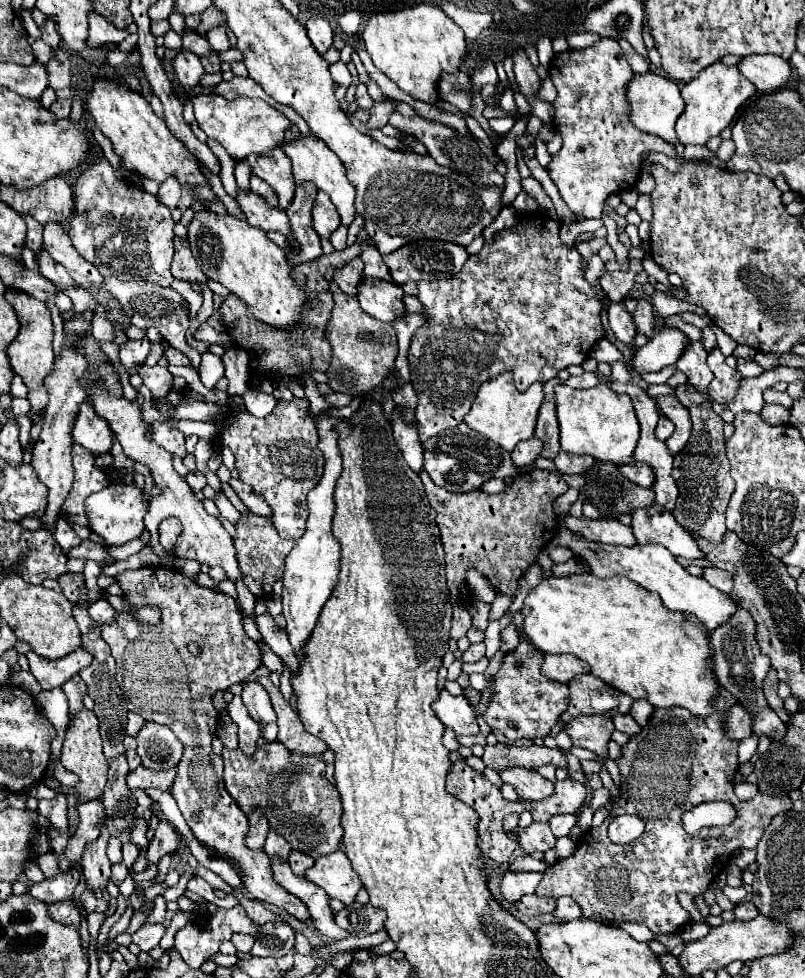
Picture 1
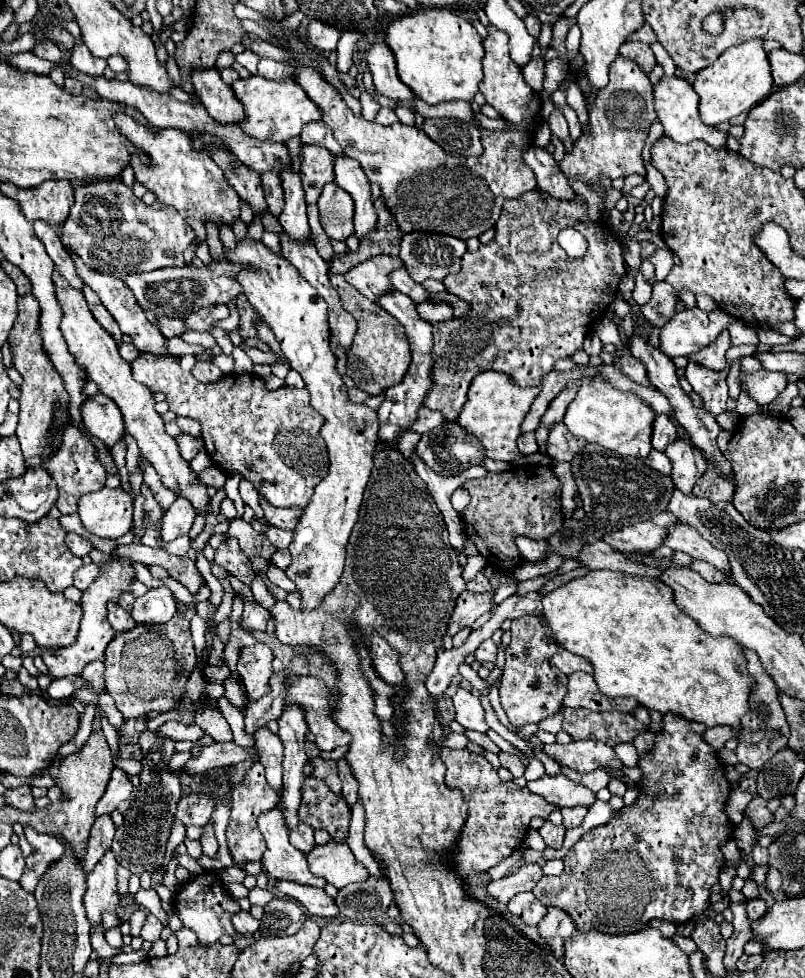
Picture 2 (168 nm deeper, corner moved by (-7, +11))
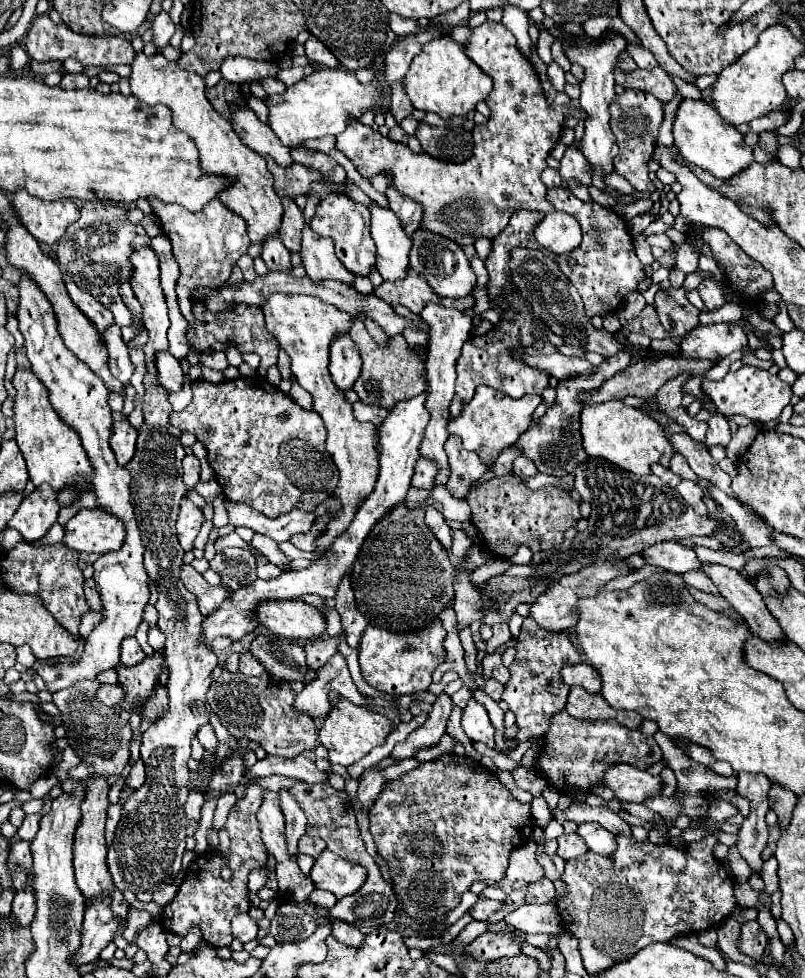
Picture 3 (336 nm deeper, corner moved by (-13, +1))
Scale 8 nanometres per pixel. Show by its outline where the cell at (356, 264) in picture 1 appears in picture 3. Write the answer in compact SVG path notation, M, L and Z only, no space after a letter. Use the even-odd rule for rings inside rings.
M408 269L404 279L398 279L394 283L384 281L380 287L376 287L372 291L372 295L386 301L388 305L404 305L412 313L420 313L422 305L426 305L428 301L438 303L438 299L440 299L434 291L430 291L428 283L412 269Z

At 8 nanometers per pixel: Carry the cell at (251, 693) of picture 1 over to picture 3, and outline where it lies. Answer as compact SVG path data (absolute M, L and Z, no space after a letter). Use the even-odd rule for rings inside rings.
M246 651L246 653L240 655L240 671L242 671L244 675L260 677L260 675L266 673L266 667L264 667L264 665L254 657L254 655L250 655L250 653Z

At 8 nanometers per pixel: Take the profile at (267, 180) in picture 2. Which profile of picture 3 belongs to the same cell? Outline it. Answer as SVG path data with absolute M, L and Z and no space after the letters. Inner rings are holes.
M282 197L284 215L280 223L280 237L290 253L298 253L300 239L302 239L302 227L304 227L304 215L290 197Z

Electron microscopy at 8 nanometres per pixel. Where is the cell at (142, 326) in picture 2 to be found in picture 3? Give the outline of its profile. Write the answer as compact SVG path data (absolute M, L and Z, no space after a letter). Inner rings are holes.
M158 351L154 363L162 387L166 387L168 391L180 391L184 385L184 373L178 359L170 351Z

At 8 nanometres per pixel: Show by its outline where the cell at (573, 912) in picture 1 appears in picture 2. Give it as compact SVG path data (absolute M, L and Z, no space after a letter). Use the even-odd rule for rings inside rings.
M550 907L548 913L544 915L544 919L538 923L538 935L540 939L552 949L552 955L562 959L564 957L564 945L568 939L572 939L574 935L574 923L568 917L568 913L564 913L558 907Z

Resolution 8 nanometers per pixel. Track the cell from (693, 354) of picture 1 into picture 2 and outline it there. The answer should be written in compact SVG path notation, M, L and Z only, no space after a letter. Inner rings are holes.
M692 361L686 365L688 383L700 395L704 409L714 417L726 411L726 399L728 399L726 375L728 375L726 371L712 371Z

